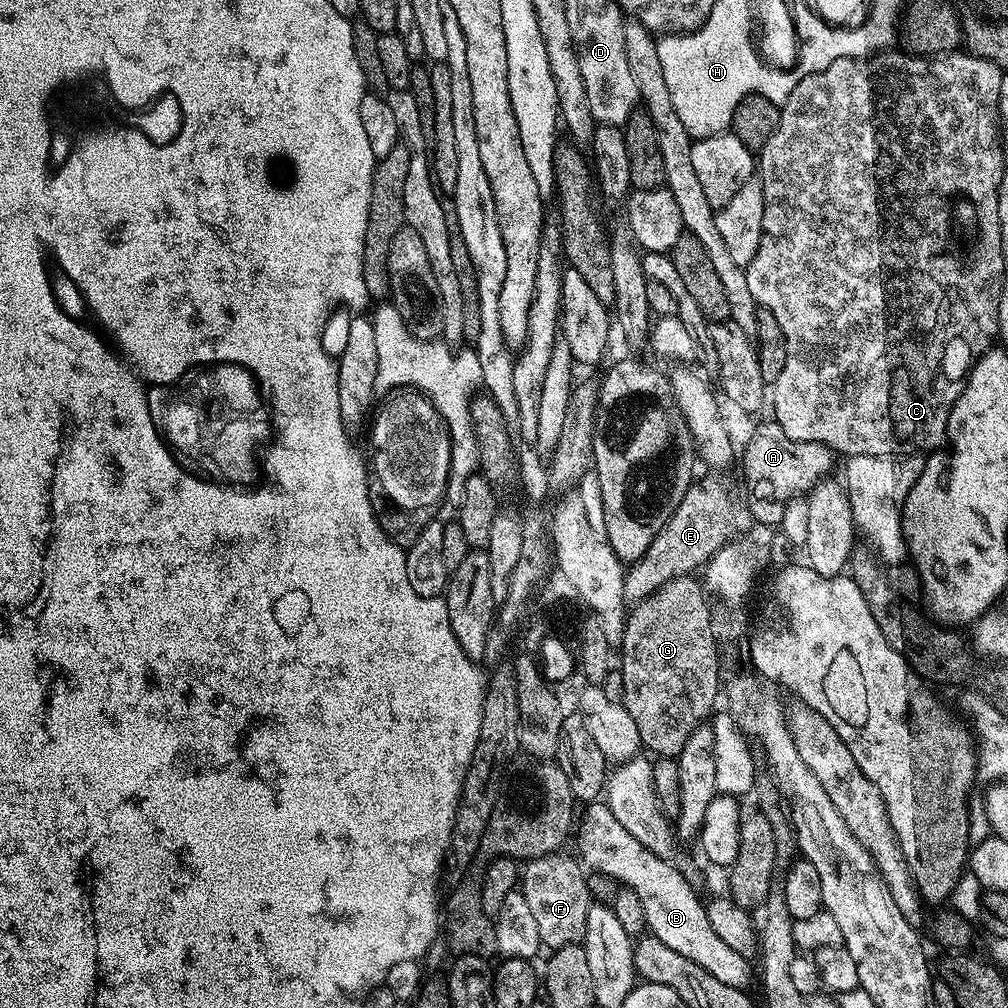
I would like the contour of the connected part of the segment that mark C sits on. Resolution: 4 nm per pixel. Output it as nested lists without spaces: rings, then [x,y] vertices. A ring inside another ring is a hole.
[[[884,50],[879,54],[873,54],[860,59],[858,57],[839,58],[836,62],[826,67],[826,70],[819,70],[817,73],[810,74],[809,77],[798,79],[797,85],[790,98],[780,109],[778,126],[774,134],[770,134],[770,142],[761,148],[758,153],[758,178],[762,182],[762,194],[764,195],[764,209],[762,210],[762,238],[758,246],[758,254],[754,254],[752,261],[744,269],[746,282],[750,285],[750,294],[754,294],[757,305],[765,308],[774,314],[778,326],[782,326],[782,334],[786,342],[786,366],[782,366],[782,374],[770,388],[770,408],[774,415],[774,423],[782,426],[790,438],[801,440],[802,442],[818,442],[826,446],[834,454],[842,454],[841,457],[850,456],[895,456],[897,458],[905,454],[928,454],[933,450],[939,449],[945,443],[948,434],[948,419],[950,410],[954,402],[960,397],[960,392],[964,389],[964,381],[968,379],[968,371],[976,364],[976,359],[984,355],[989,348],[993,347],[1000,330],[1000,288],[1006,283],[1004,276],[1004,256],[1006,250],[1002,246],[1002,230],[1000,229],[1000,219],[998,218],[998,202],[1000,201],[1000,183],[1006,174],[1004,168],[1004,148],[1000,145],[1000,91],[1002,90],[1002,78],[1005,73],[994,62],[990,62],[981,56],[973,56],[964,50],[957,50],[951,54],[937,54],[931,58],[909,54],[907,51],[892,52]],[[955,196],[964,196],[964,200],[969,204],[968,212],[972,217],[969,218],[968,233],[964,236],[964,241],[956,237],[956,228],[952,225],[952,215],[956,208],[952,205]]]

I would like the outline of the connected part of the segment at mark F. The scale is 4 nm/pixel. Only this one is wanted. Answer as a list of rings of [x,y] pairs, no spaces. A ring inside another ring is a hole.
[[[549,854],[529,859],[525,863],[528,865],[523,865],[522,868],[522,891],[526,903],[534,913],[541,945],[548,950],[555,950],[567,944],[579,944],[583,941],[586,934],[586,916],[590,907],[588,880],[584,877],[585,869],[575,859],[572,861],[570,857],[560,855],[564,854]]]

